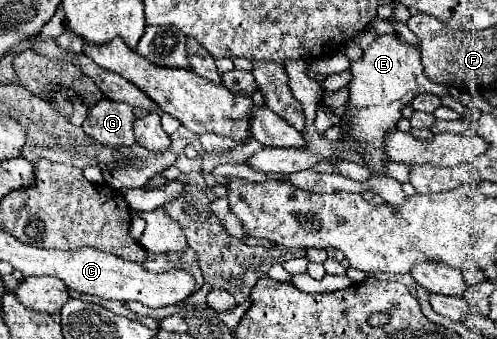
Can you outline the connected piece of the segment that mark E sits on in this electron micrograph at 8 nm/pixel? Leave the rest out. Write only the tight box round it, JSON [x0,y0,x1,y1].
[345,33,449,175]

